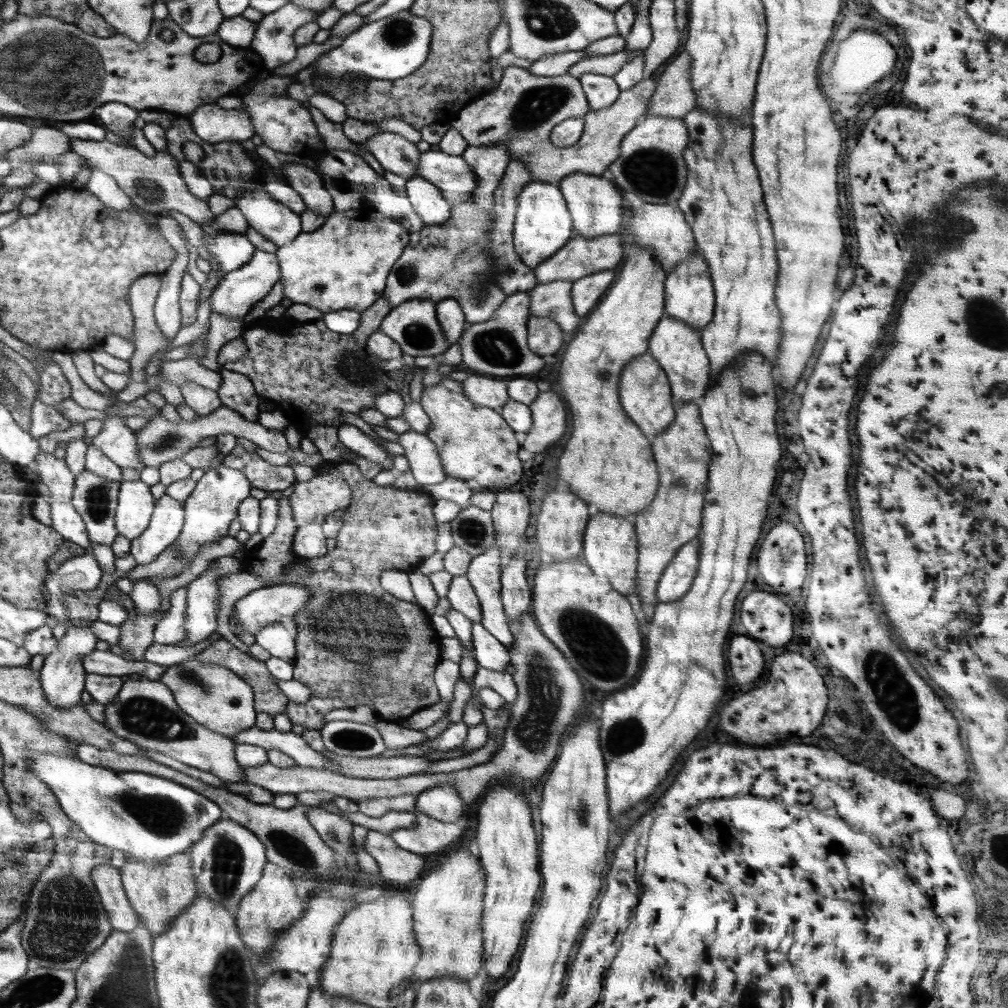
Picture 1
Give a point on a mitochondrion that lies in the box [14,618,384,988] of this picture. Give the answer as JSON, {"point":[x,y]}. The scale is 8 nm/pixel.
{"point":[68,921]}

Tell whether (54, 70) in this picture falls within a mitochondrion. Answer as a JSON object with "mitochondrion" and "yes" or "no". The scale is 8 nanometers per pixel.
{"mitochondrion":"yes"}

